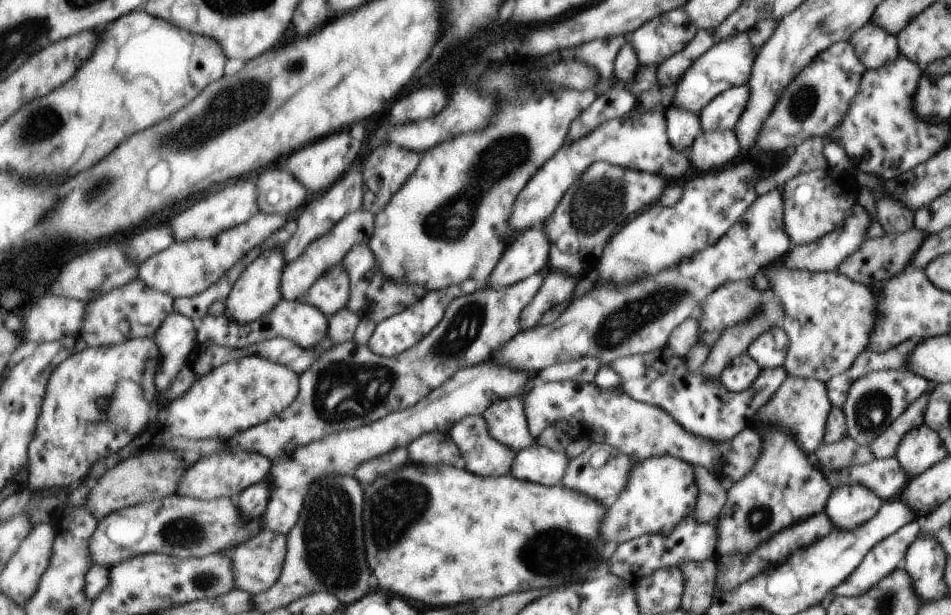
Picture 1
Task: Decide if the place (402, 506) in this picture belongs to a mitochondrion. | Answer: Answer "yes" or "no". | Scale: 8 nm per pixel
yes

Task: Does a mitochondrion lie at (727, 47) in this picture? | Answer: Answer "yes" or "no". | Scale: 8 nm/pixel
no

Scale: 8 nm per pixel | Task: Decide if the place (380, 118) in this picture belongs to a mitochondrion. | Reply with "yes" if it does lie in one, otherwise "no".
no

